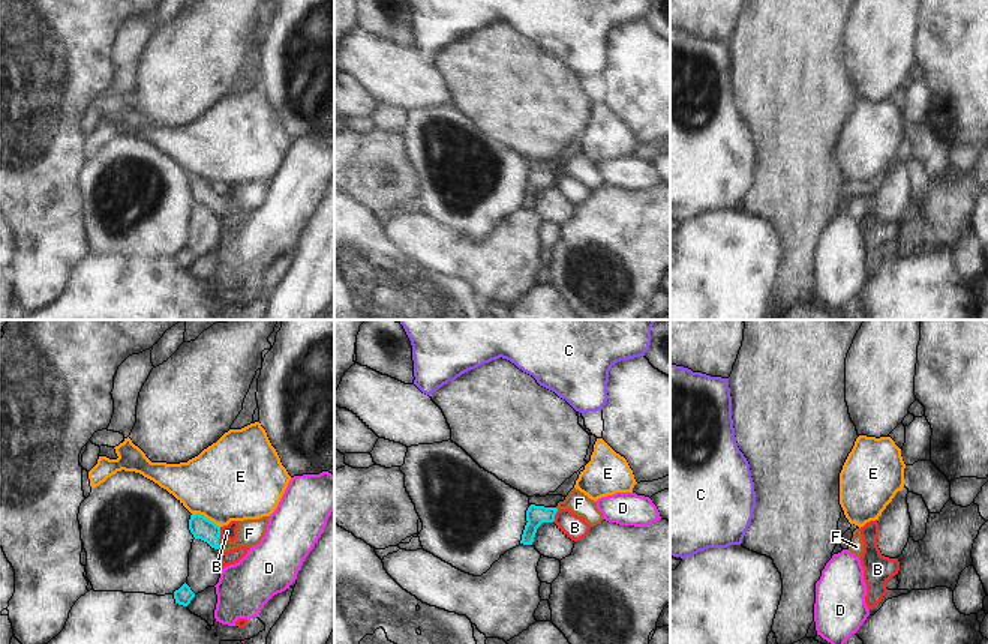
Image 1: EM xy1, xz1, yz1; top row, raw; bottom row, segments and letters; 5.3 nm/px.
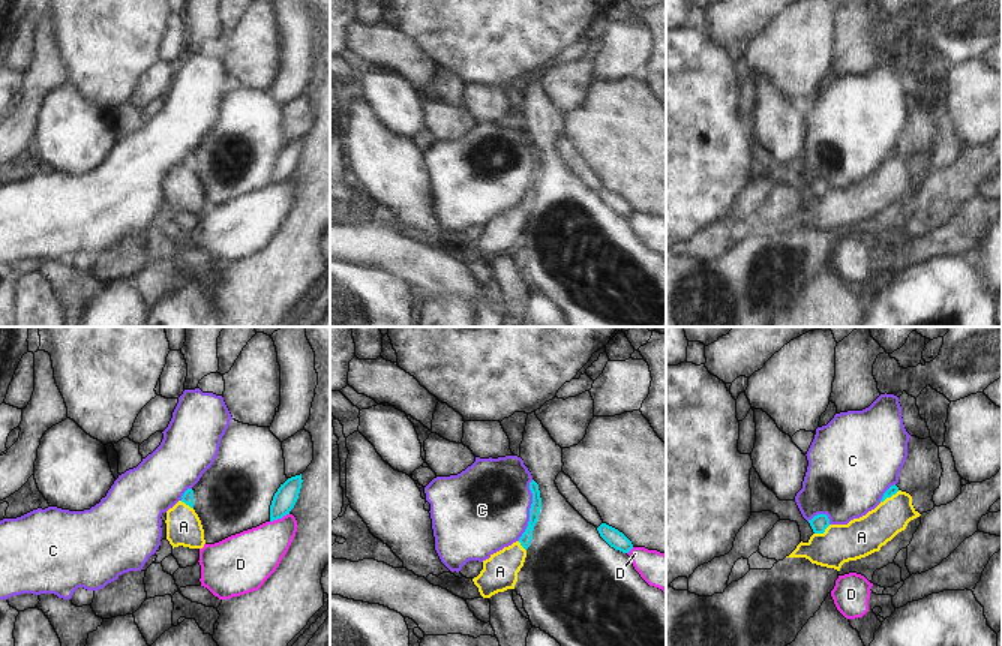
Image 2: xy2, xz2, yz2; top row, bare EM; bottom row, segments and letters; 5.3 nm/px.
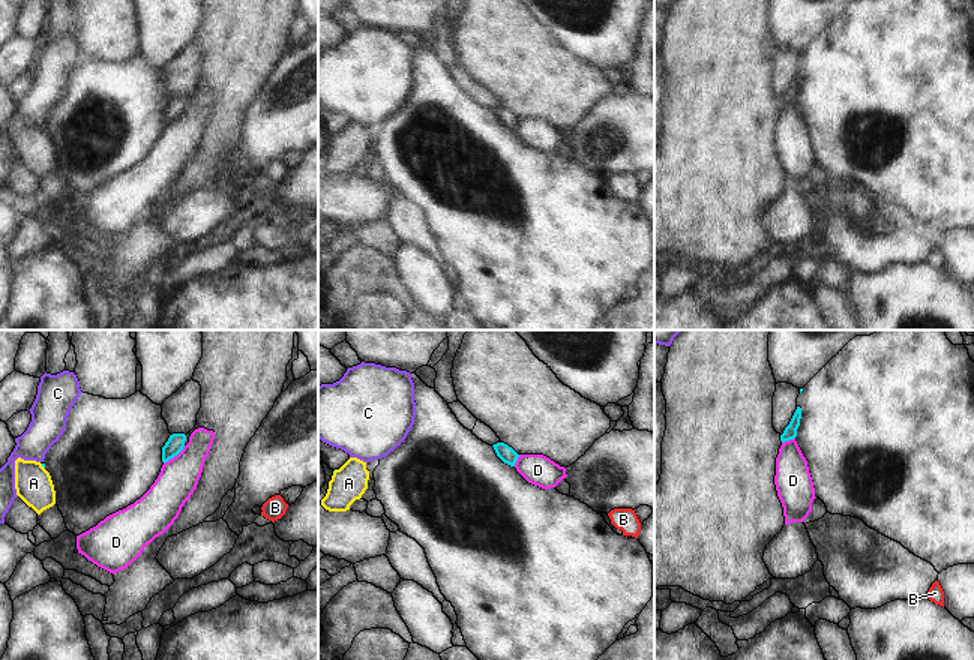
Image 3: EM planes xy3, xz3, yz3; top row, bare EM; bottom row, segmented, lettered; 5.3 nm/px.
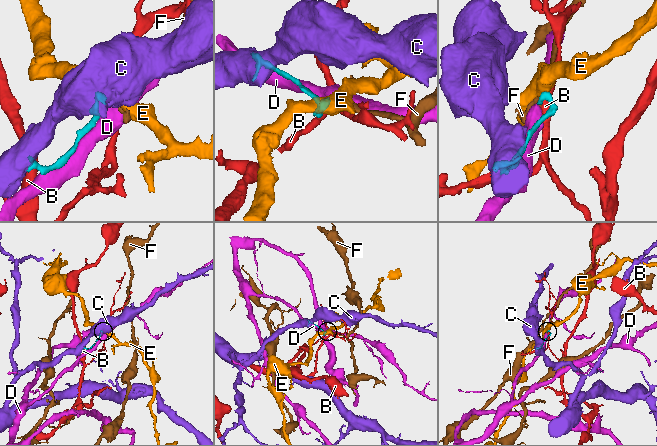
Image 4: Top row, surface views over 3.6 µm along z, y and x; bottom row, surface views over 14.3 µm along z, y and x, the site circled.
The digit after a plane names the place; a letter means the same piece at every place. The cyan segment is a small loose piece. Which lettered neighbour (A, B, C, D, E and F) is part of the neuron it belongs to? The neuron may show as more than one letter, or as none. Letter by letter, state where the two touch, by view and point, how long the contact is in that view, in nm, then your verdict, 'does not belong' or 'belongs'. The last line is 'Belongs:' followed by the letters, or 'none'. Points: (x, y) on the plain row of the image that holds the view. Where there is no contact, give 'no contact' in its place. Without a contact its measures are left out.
A: contact yz2 (890, 161); length 120 nm; does not belong
B: contact xz1 (553, 180); length 70 nm; does not belong
C: contact xz2 (530, 174); length 340 nm; does not belong
D: contact xy3 (174, 119); length 160 nm; does not belong
E: contact xy1 (204, 180); length 170 nm; does not belong
F: contact xy1 (218, 206); length 70 nm; belongs
Belongs: F

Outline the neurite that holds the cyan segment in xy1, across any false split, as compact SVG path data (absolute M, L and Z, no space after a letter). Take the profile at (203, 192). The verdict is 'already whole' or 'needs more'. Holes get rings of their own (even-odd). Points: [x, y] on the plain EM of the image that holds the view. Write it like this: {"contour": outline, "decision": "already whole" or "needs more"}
{"contour": "M199 177L190 179L189 194L195 203L207 206L211 212L219 213L222 218L238 210L252 212L258 209L267 195L268 183L270 180L238 185L237 201L234 206L229 203L222 206L220 191Z", "decision": "needs more"}

